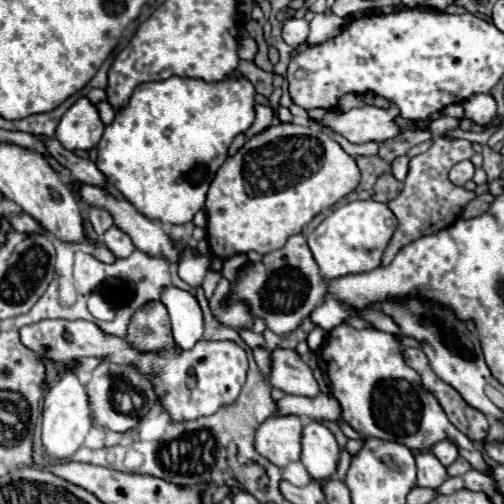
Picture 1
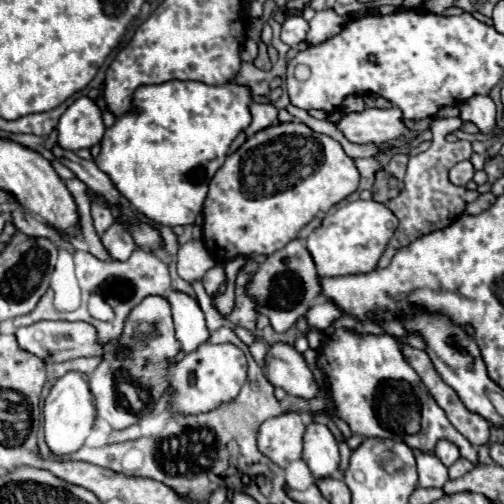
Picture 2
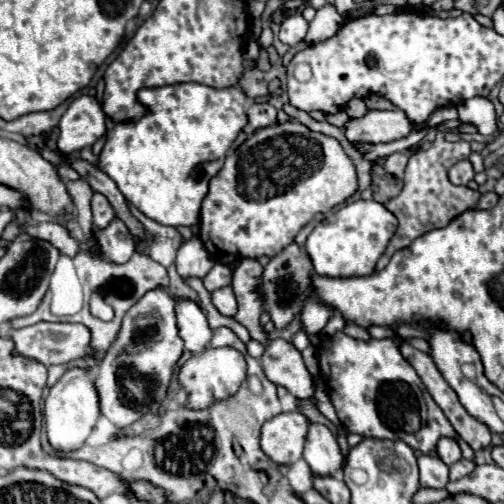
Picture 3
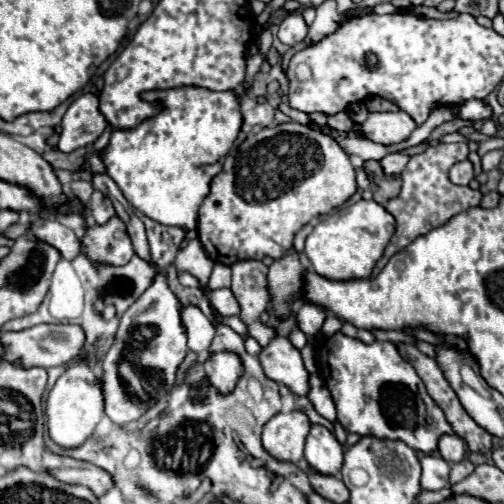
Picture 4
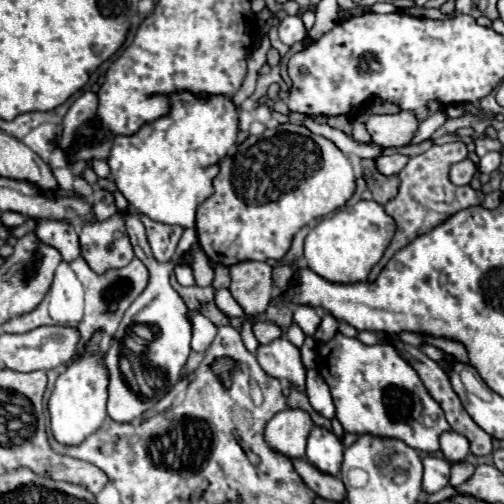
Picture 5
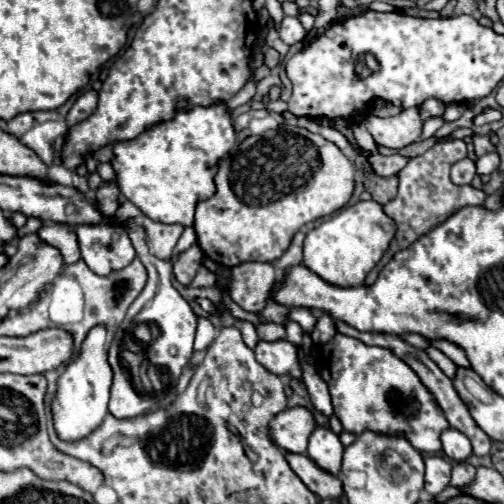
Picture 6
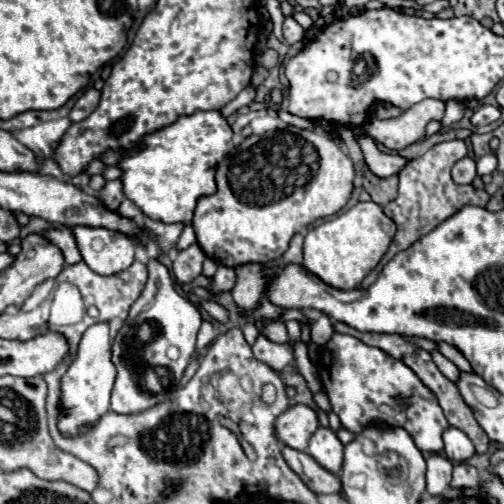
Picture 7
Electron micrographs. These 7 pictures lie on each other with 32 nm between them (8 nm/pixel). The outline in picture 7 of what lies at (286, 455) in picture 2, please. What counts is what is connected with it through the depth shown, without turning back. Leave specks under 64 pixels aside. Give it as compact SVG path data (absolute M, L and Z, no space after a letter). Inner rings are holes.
M296 404L276 418L274 432L278 442L282 442L284 446L306 452L308 440L318 426L320 424L318 424L316 412L304 404Z

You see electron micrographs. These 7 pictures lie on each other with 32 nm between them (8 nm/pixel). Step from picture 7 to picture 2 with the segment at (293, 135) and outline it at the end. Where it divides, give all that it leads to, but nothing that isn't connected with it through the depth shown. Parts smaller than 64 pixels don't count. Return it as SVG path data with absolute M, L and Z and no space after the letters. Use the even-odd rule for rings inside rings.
M302 122L274 124L252 138L248 138L234 154L226 158L222 168L210 182L210 190L204 202L204 242L208 244L210 256L224 264L236 256L250 254L272 254L296 238L298 232L318 214L328 212L334 204L356 192L360 174L354 160L342 150L342 146L326 136L318 134Z

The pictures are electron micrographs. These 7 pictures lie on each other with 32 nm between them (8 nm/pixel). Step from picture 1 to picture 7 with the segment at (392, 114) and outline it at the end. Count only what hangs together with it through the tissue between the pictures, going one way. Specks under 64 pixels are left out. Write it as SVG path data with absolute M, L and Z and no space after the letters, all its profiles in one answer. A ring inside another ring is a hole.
M428 98L404 110L398 118L380 120L372 116L368 120L368 134L390 150L402 150L424 138L426 124L430 120L442 120L442 116L444 116L444 102Z

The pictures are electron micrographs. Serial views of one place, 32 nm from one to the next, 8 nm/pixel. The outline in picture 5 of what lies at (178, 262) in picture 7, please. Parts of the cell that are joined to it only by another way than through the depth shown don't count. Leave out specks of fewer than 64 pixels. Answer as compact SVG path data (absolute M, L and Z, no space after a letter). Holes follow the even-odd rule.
M176 266L174 272L176 272L176 278L178 278L178 282L182 286L194 286L196 284L194 282L194 274L192 274L192 270L188 266Z

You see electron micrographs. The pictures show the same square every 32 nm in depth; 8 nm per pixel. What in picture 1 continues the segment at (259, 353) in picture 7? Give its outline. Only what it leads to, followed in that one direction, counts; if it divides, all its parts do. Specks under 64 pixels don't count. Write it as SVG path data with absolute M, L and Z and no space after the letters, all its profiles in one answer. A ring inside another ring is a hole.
M276 350L270 356L272 356L270 384L274 388L280 388L286 394L298 394L306 398L320 394L312 370L294 350Z

